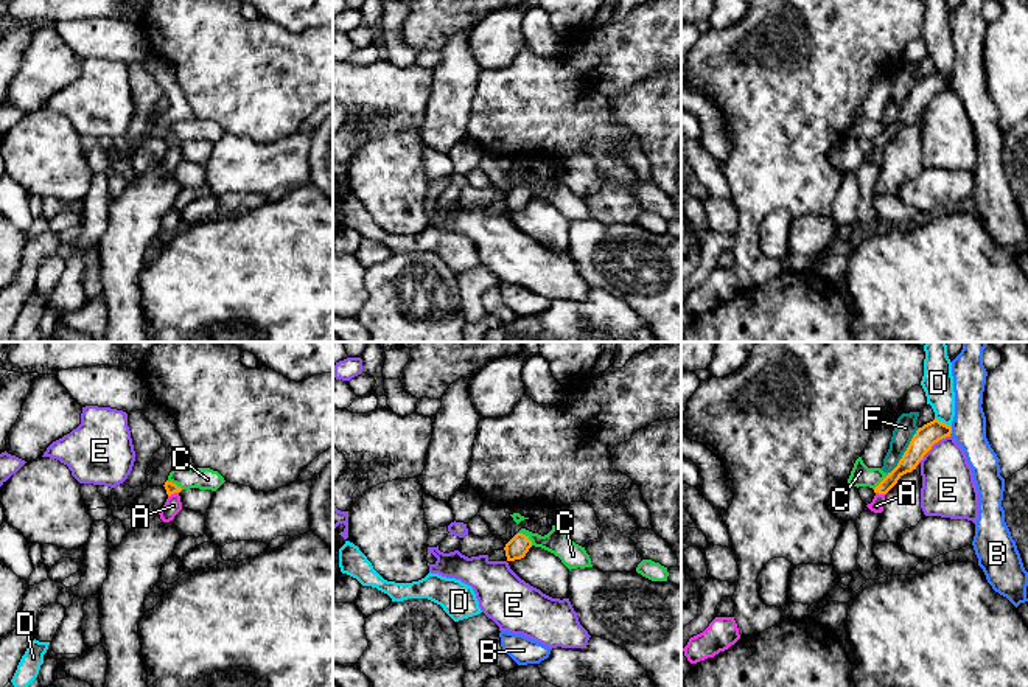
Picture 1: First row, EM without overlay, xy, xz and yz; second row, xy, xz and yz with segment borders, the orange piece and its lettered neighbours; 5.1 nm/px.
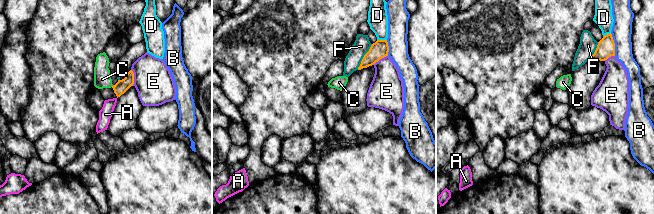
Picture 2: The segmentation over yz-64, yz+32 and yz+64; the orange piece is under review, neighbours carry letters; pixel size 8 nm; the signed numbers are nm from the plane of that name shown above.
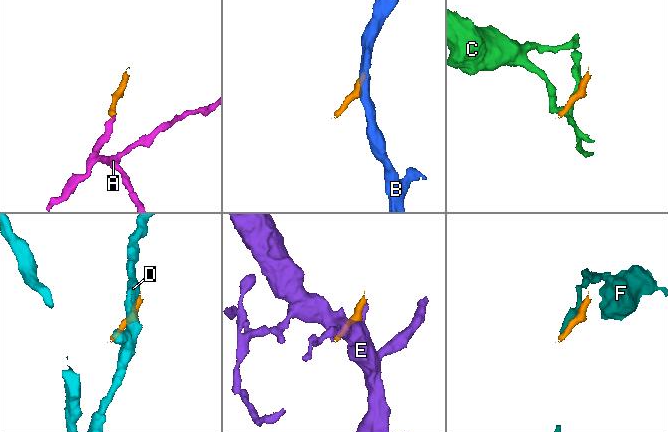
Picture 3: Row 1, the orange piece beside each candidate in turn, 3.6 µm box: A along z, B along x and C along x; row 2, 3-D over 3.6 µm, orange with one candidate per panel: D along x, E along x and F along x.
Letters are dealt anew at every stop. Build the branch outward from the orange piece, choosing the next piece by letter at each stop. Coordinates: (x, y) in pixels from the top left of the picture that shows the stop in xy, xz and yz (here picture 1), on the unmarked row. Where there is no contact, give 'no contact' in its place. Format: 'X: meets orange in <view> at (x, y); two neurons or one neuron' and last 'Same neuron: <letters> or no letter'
A: meets orange in xy at (173, 145); one neuron
B: meets orange in yz at (951, 83); two neurons
C: meets orange in xz at (526, 188); two neurons
D: meets orange in yz at (941, 73); two neurons
E: meets orange in yz at (933, 95); two neurons
F: meets orange in yz at (905, 103); two neurons
Same neuron: A

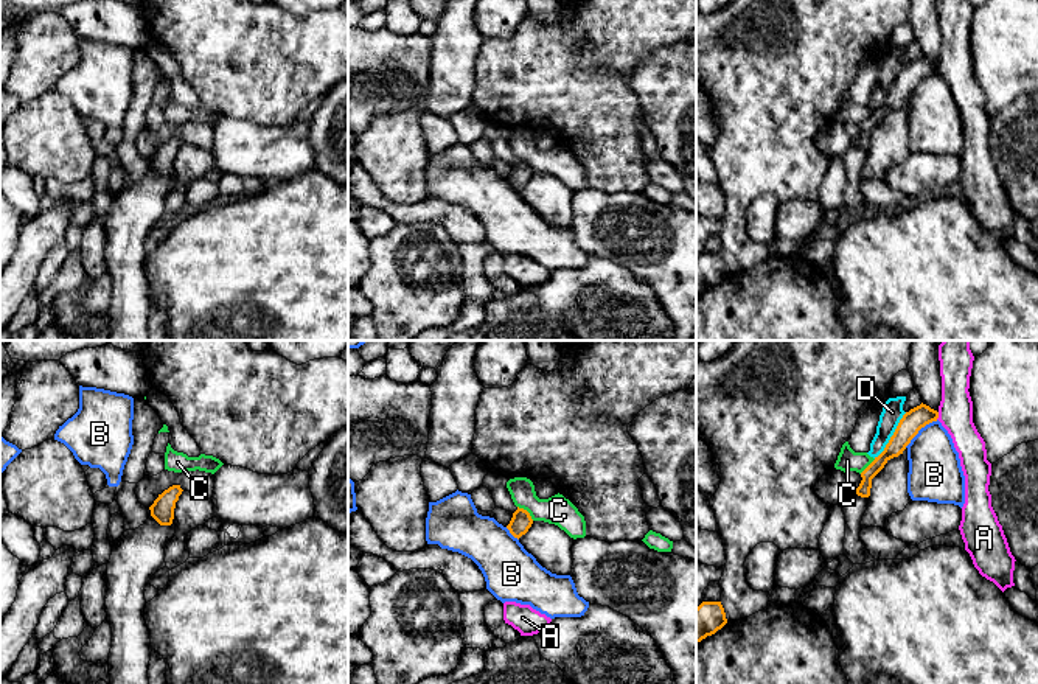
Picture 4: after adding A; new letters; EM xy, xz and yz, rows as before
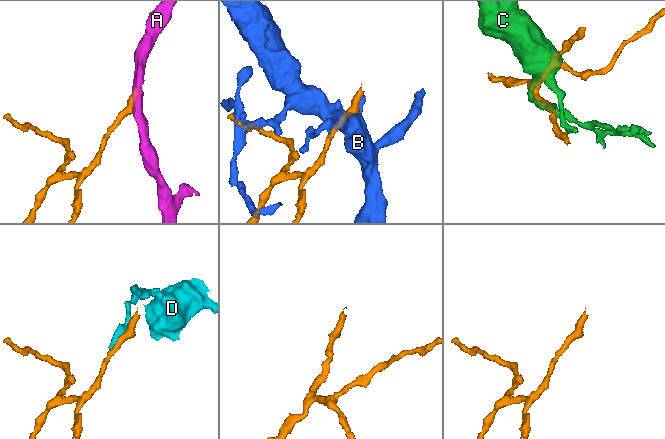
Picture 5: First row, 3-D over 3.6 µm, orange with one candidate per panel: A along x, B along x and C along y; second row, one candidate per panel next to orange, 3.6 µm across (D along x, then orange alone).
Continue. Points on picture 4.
A: meets orange in yz at (937, 67); two neurons
B: meets orange in yz at (920, 80); two neurons
C: meets orange in xz at (527, 164); two neurons
D: meets orange in yz at (892, 87); two neurons
Same neuron: no letter

